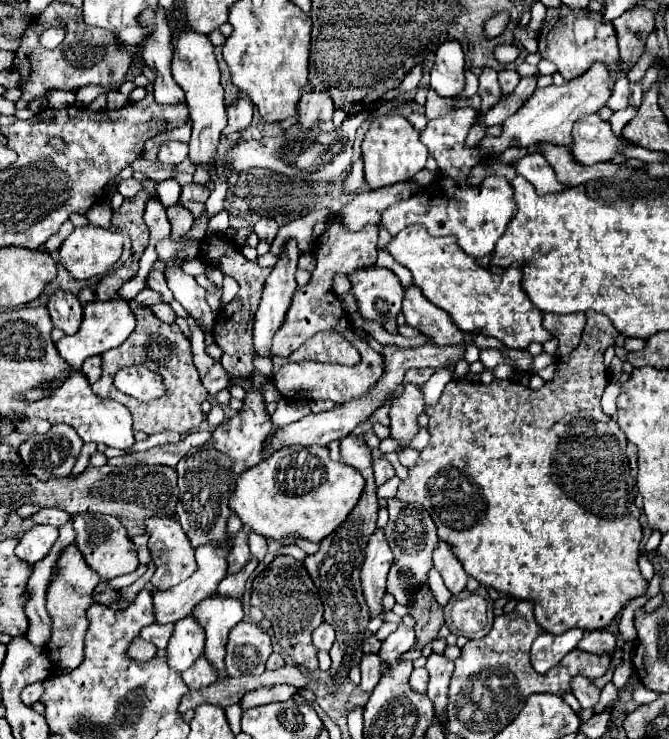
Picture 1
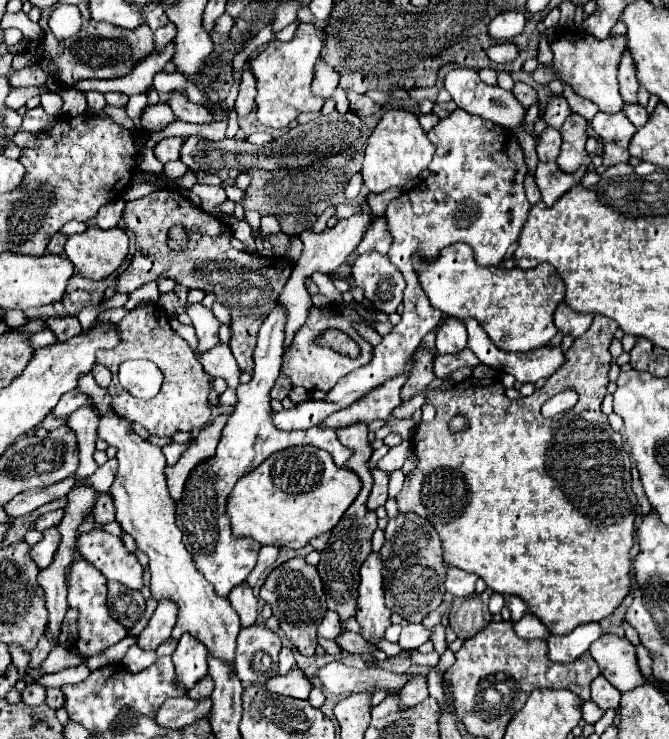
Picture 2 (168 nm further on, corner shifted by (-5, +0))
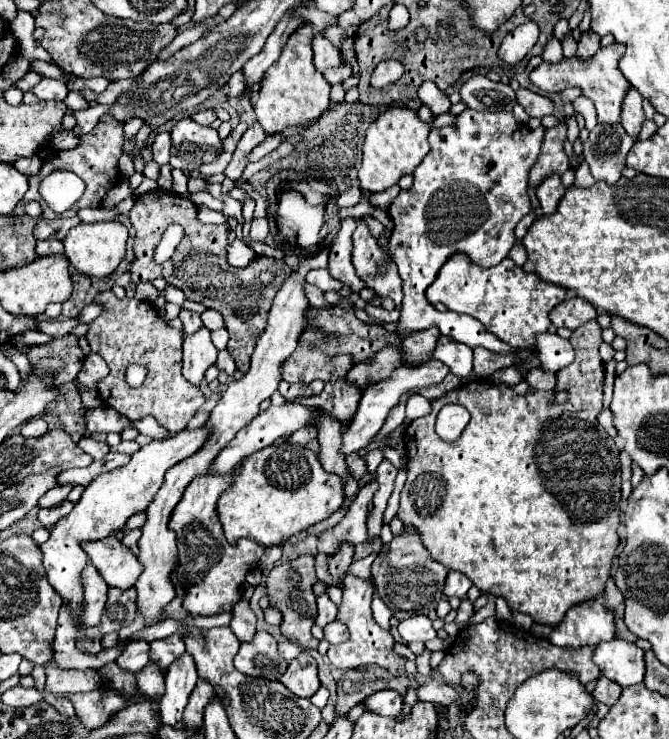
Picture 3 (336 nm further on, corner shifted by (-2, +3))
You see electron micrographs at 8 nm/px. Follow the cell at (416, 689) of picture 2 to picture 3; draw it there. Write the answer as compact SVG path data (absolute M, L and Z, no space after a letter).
M386 689L372 693L362 701L362 705L366 705L366 711L370 713L378 713L382 717L396 717L402 711L402 697L396 691Z

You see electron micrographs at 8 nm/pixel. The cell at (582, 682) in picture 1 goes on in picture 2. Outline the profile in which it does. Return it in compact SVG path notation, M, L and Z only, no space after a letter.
M597 676L591 684L591 700L601 708L601 710L607 710L607 708L617 708L619 706L619 698L621 698L621 692L609 684L603 676Z

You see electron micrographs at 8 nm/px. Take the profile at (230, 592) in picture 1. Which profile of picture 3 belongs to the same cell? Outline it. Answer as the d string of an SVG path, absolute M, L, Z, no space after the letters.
M242 599L240 603L234 605L232 613L234 613L232 623L230 623L232 633L238 637L240 643L248 643L256 633L256 617L250 609L250 603L246 599Z

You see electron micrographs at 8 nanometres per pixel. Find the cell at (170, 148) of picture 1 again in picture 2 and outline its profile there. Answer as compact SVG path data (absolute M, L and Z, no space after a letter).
M165 138L155 146L155 156L165 164L171 160L179 160L181 158L181 144L183 138Z

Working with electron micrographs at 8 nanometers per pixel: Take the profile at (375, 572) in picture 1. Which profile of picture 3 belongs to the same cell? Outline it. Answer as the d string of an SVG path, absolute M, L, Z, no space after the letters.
M346 575L344 577L344 597L342 597L342 603L338 607L338 615L336 619L342 621L348 631L350 631L350 643L342 643L342 645L330 645L328 649L328 659L334 667L338 669L358 669L358 667L368 667L368 665L378 665L378 667L384 667L388 669L394 677L398 675L406 675L404 671L404 663L406 659L398 653L394 653L394 637L388 629L382 629L374 617L372 617L372 609L370 609L370 603L372 603L372 585L358 579L358 577L352 577L352 575Z

